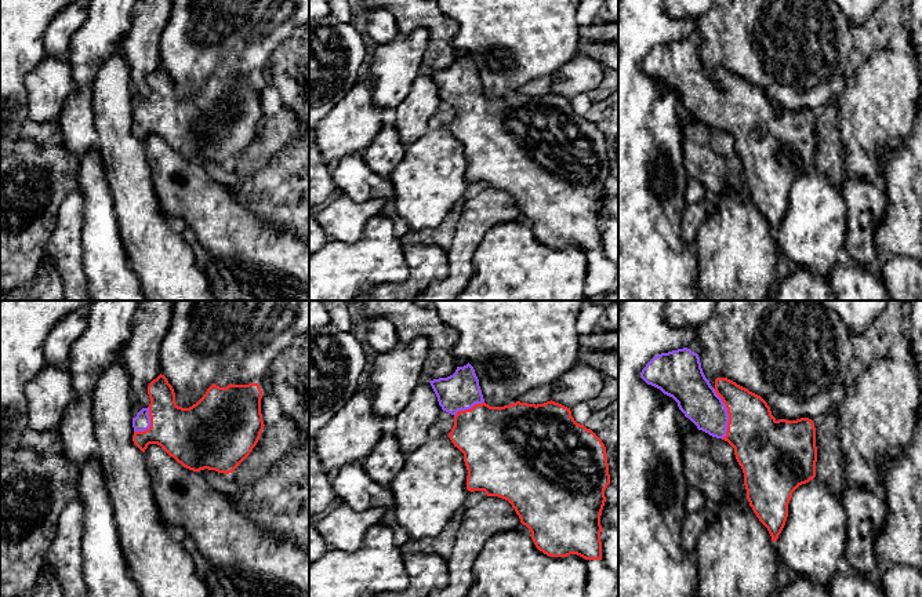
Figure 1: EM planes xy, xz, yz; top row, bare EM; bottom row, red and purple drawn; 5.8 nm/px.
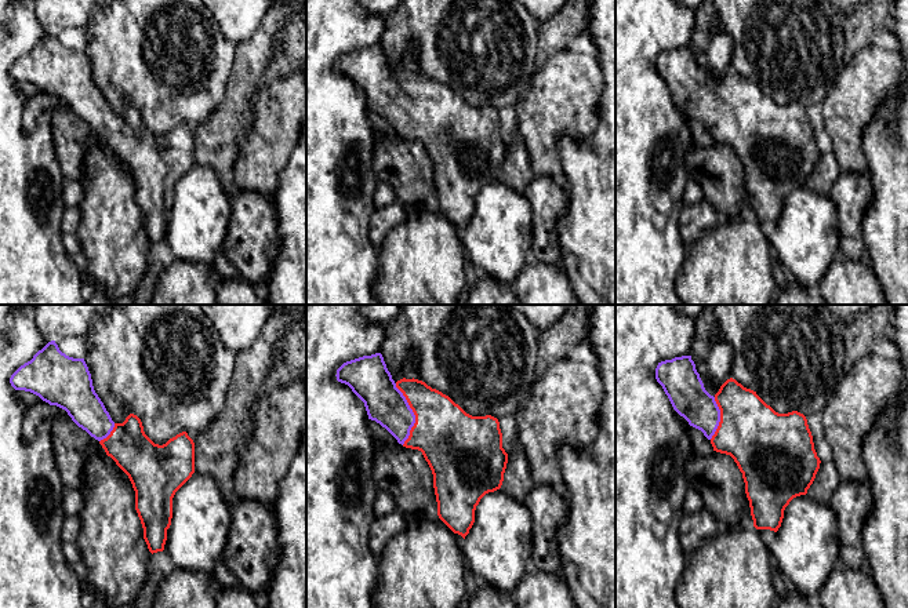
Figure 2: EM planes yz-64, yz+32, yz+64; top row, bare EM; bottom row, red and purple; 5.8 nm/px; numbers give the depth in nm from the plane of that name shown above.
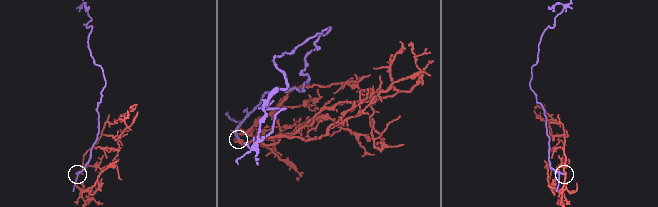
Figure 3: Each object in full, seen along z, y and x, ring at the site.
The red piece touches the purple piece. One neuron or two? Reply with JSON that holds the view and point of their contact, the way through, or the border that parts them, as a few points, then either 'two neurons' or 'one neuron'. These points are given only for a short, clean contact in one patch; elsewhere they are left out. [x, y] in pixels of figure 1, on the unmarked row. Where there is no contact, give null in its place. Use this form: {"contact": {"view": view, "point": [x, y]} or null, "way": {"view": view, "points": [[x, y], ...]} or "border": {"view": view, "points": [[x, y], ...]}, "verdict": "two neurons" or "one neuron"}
{"contact": {"view": "yz", "point": [728, 104]}, "way": {"view": "yz", "points": [[759, 133], [728, 104], [712, 102], [696, 88]]}, "verdict": "one neuron"}

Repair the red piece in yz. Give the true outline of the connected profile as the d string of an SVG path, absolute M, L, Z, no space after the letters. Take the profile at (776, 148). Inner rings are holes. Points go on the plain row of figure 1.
M687 39L653 48L642 61L640 69L672 88L698 121L722 130L734 139L744 164L749 197L776 233L785 216L792 183L816 168L817 138L813 112L777 112L761 87L727 69L716 69L712 79L703 63L698 45Z

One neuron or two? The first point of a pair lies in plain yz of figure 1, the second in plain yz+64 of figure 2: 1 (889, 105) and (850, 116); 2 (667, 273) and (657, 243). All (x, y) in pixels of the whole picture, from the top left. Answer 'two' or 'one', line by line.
1: one
2: one

